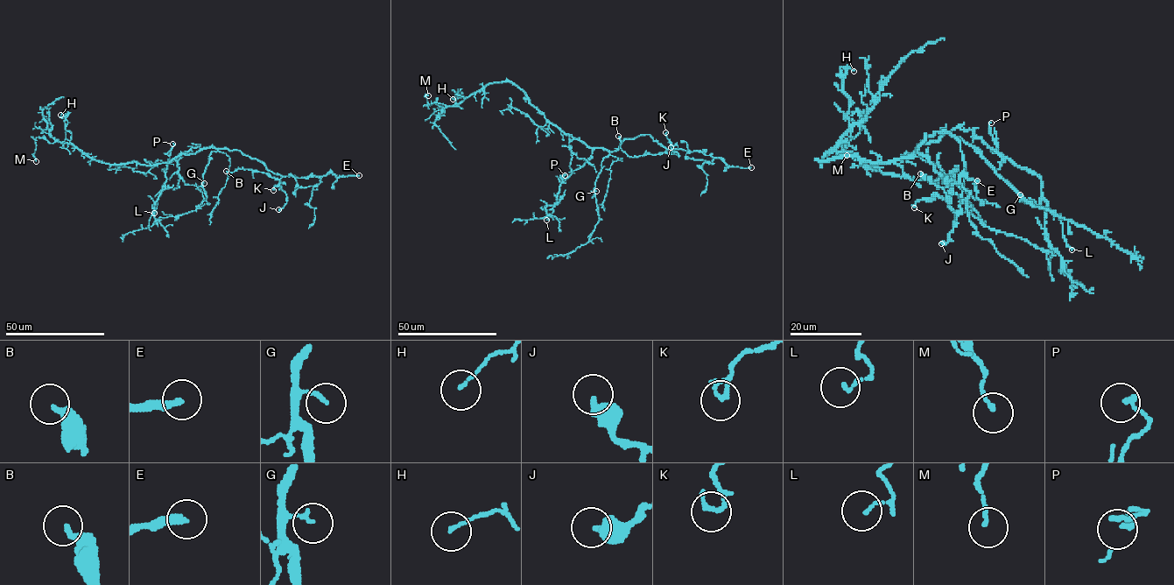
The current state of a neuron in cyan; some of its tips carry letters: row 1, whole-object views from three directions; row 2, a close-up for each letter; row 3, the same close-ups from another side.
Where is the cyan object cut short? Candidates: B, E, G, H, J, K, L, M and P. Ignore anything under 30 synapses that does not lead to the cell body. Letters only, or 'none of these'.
E

